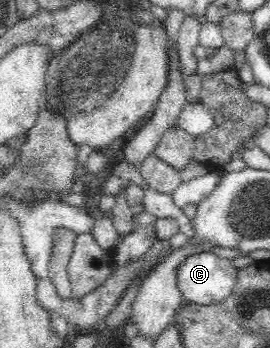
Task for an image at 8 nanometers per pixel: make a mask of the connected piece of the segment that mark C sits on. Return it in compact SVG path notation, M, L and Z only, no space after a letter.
M200 251L186 255L178 265L175 275L177 288L184 300L188 303L196 303L203 308L222 301L230 294L236 284L237 269L230 259L222 258L214 252Z

